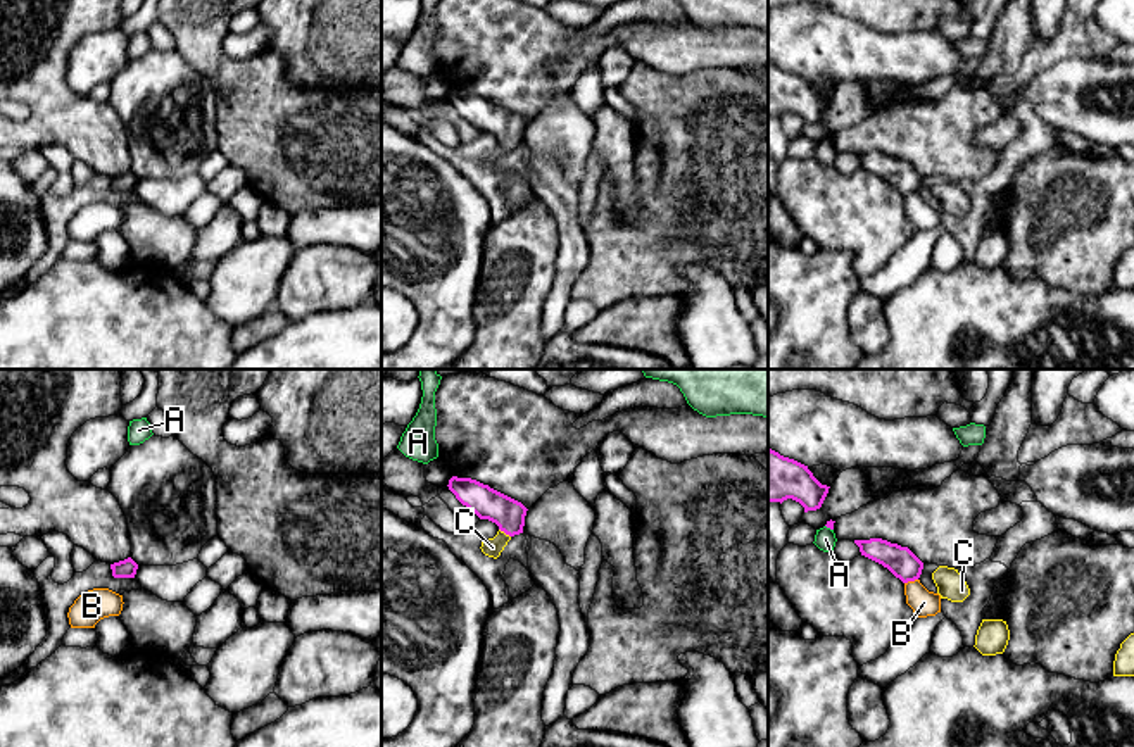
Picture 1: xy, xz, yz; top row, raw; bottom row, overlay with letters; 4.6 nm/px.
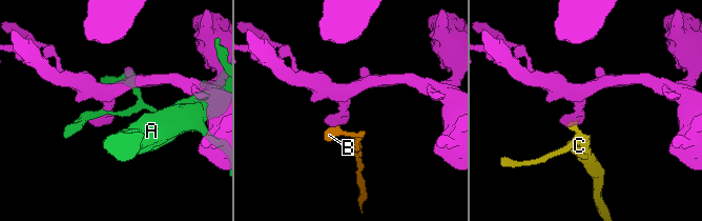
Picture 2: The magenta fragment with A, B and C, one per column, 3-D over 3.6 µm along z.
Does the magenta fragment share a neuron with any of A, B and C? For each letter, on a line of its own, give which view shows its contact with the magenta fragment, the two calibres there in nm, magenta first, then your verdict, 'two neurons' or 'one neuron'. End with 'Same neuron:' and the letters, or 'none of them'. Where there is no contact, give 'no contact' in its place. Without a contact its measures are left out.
A: yz | 30/100 nm | two neurons
B: yz | 140/120 nm | two neurons
C: xz | 150/90 nm | one neuron
Same neuron: C

